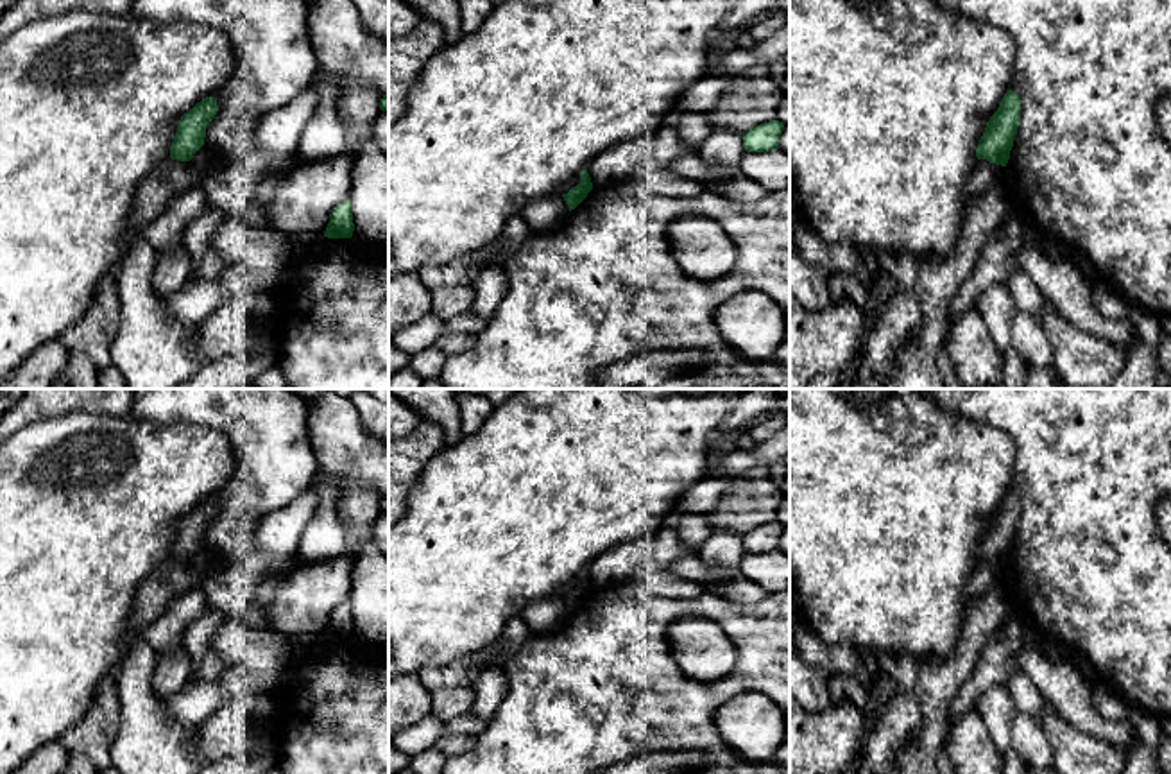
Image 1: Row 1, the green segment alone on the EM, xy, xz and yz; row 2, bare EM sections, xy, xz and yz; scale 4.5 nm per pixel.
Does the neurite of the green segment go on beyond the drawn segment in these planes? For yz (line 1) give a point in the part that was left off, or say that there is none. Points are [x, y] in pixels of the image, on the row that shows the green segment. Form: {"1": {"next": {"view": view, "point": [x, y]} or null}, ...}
{"1": {"next": null}}

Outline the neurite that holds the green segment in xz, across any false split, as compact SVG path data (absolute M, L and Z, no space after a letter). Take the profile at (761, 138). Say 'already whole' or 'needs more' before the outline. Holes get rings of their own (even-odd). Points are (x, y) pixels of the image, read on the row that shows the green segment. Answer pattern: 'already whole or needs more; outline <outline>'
already whole; outline M770 120L748 129L743 134L743 147L747 152L768 152L775 150L782 134L784 124Z

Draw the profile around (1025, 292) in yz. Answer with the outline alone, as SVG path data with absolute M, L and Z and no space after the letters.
M1013 269L1003 285L1010 290L1017 312L1030 314L1042 321L1046 312L1044 296L1030 276L1026 276L1021 269Z

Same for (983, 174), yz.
M978 159L967 181L969 199L981 197L992 185L1003 179L1004 167L990 163L987 159Z

